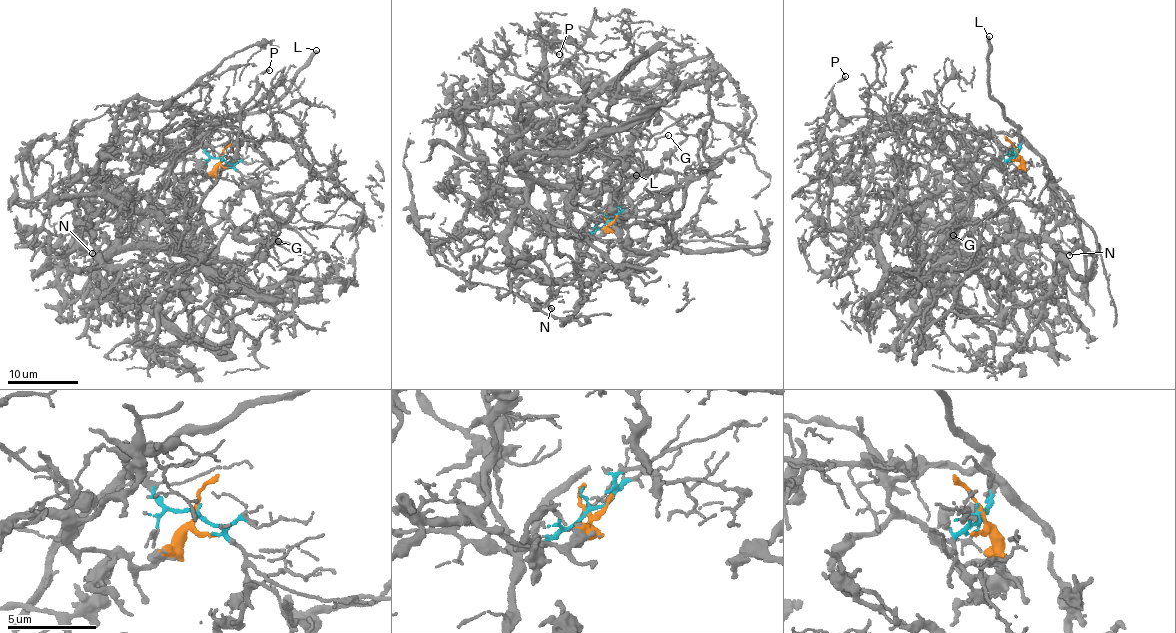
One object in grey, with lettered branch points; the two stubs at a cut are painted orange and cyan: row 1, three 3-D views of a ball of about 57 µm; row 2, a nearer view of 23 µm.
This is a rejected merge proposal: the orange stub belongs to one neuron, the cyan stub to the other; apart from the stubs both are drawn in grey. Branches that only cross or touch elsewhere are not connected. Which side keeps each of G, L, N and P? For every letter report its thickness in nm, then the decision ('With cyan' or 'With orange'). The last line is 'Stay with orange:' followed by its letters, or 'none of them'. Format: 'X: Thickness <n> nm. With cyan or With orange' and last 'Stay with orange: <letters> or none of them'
G: Thickness 120 nm. With orange
L: Thickness 380 nm. With cyan
N: Thickness 130 nm. With orange
P: Thickness 200 nm. With orange
Stay with orange: G, N, P

